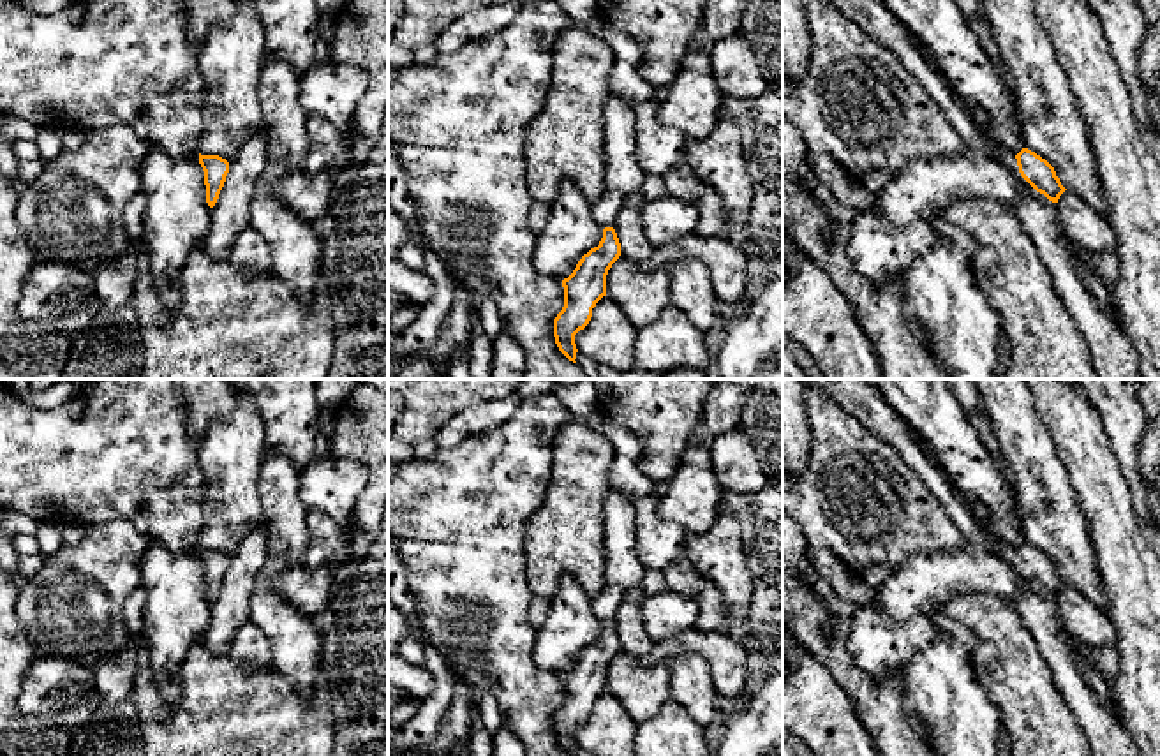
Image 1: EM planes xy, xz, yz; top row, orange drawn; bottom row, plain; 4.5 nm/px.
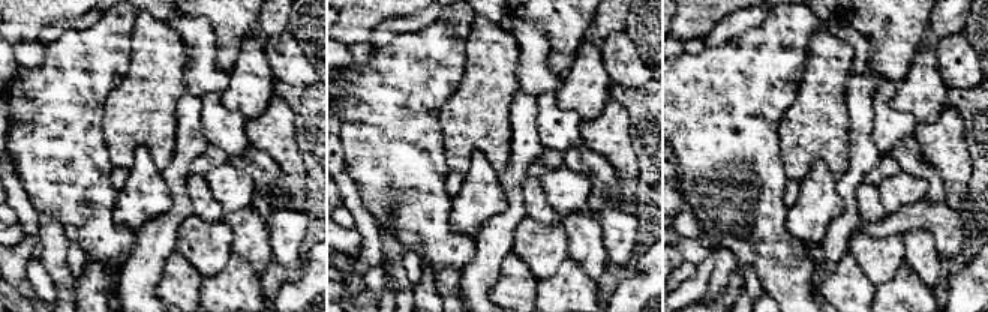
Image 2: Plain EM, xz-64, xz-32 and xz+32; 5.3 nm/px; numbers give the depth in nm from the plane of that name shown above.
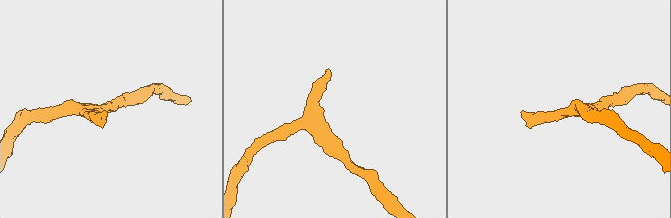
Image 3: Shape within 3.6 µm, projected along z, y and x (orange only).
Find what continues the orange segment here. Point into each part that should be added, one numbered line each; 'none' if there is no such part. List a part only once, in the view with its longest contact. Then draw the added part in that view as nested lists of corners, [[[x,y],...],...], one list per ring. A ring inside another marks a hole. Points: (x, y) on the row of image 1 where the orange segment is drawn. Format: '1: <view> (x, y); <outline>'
1: yz (885, 240); [[[956,157],[913,160],[885,185],[869,210],[855,217],[848,243],[851,266],[876,285],[903,278],[933,243],[927,217],[961,197],[985,196],[1014,206],[1021,173],[1015,157]]]

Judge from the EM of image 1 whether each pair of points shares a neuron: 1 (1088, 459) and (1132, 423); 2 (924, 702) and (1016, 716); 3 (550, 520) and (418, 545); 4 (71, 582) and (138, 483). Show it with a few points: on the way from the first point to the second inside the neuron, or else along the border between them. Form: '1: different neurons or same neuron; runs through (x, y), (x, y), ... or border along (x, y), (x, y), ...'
1: different neurons; border along (1090, 404), (1125, 480)
2: different neurons; border along (975, 677), (996, 707), (1002, 726)
3: different neurons; border along (545, 489), (542, 504), (524, 529), (526, 568)
4: different neurons; border along (89, 526), (127, 518), (150, 540)

